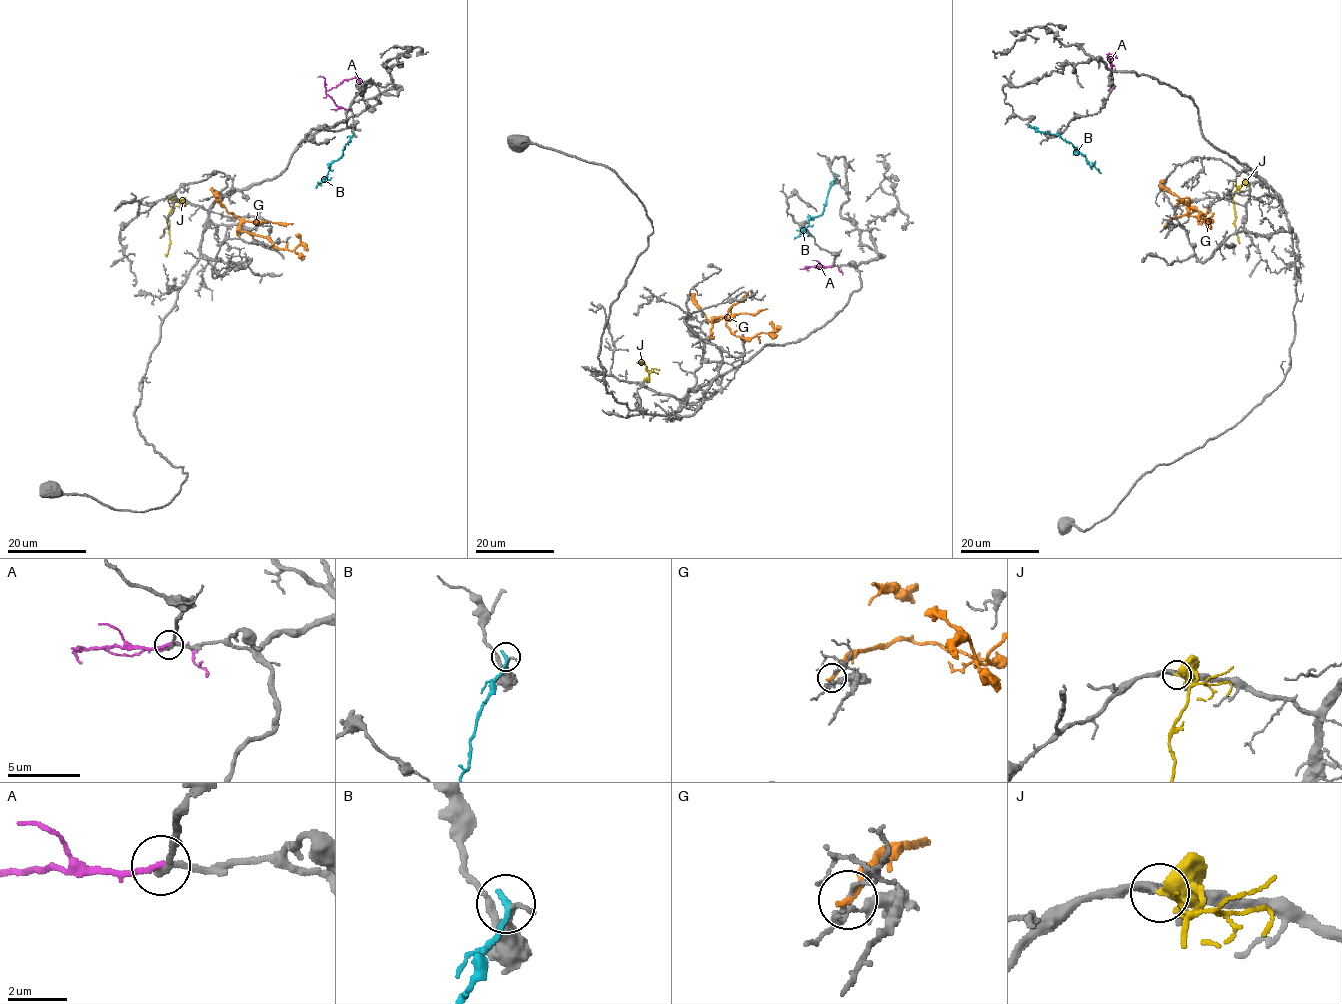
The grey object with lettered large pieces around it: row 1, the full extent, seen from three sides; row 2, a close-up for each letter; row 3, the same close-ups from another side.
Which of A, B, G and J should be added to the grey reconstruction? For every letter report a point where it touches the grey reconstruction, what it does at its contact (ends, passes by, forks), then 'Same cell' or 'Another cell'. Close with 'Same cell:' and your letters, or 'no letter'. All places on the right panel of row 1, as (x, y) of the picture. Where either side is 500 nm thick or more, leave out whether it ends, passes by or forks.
A: Touches grey at (1113, 87). It ends there. Another cell
B: Touches grey at (1027, 124). It ends there. Another cell
G: Touches grey at (1165, 225). It ends there. Another cell
J: Touches grey at (1248, 184). It ends there. Same cell
Same cell: J

